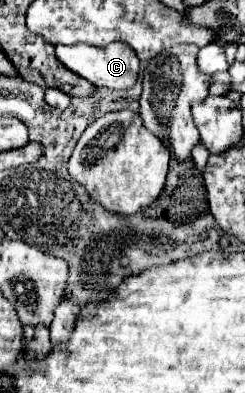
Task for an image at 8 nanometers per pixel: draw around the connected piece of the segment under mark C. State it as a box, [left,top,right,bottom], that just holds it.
[55,42,139,90]

